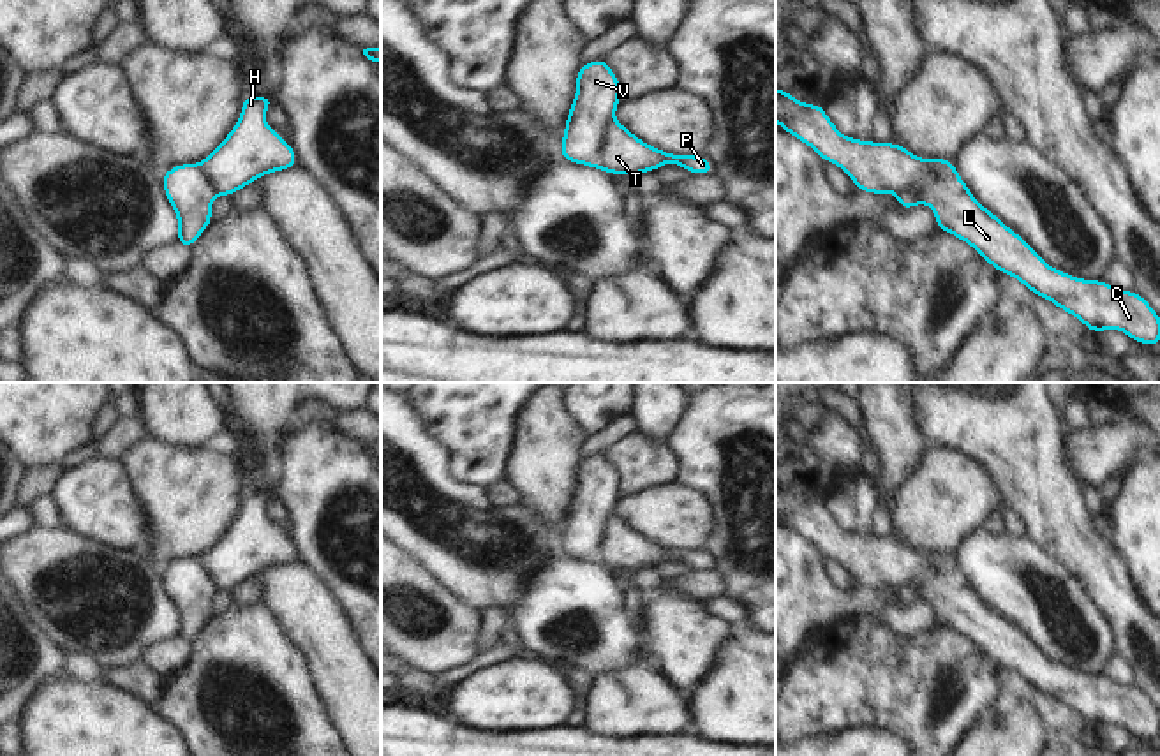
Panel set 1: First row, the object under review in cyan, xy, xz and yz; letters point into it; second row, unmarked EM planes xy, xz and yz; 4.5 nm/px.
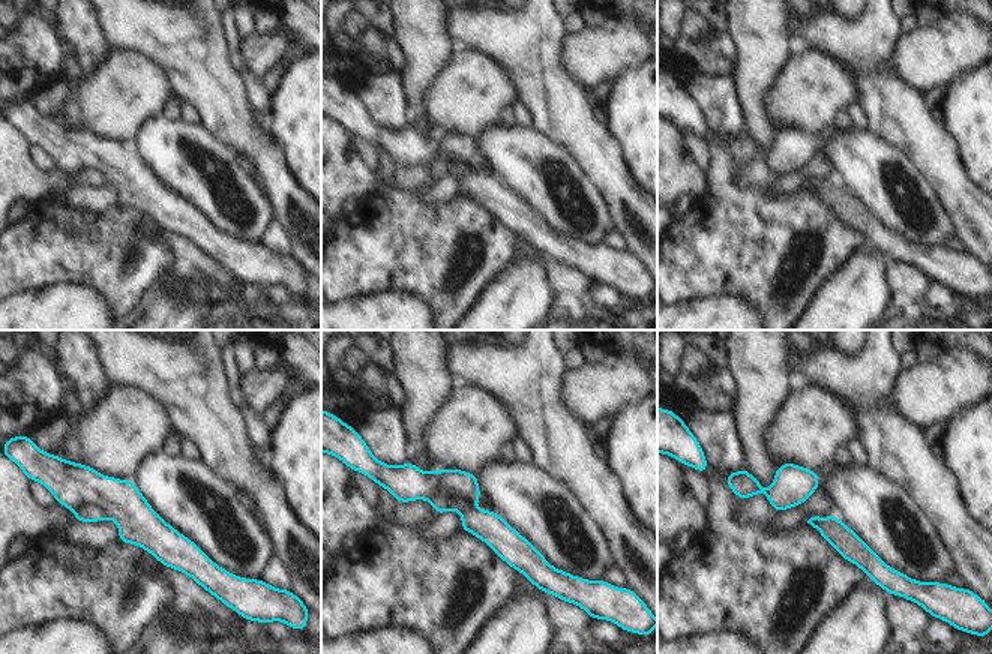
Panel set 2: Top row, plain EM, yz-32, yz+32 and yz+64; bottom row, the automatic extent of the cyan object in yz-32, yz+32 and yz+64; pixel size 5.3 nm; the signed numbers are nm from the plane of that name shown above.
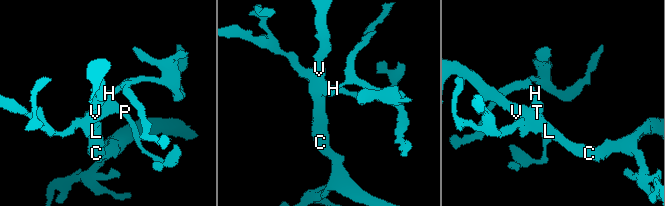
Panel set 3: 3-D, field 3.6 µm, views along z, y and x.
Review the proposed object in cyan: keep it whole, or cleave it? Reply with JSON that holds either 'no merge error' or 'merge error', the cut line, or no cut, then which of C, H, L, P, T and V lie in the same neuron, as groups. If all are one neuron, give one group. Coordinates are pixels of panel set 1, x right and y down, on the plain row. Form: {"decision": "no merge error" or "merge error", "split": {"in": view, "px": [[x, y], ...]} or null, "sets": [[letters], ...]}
{"decision": "merge error", "split": {"in": "xz", "px": [[612, 515], [600, 543], [600, 563]]}, "sets": [["C", "L", "V"], ["H", "P", "T"]]}

